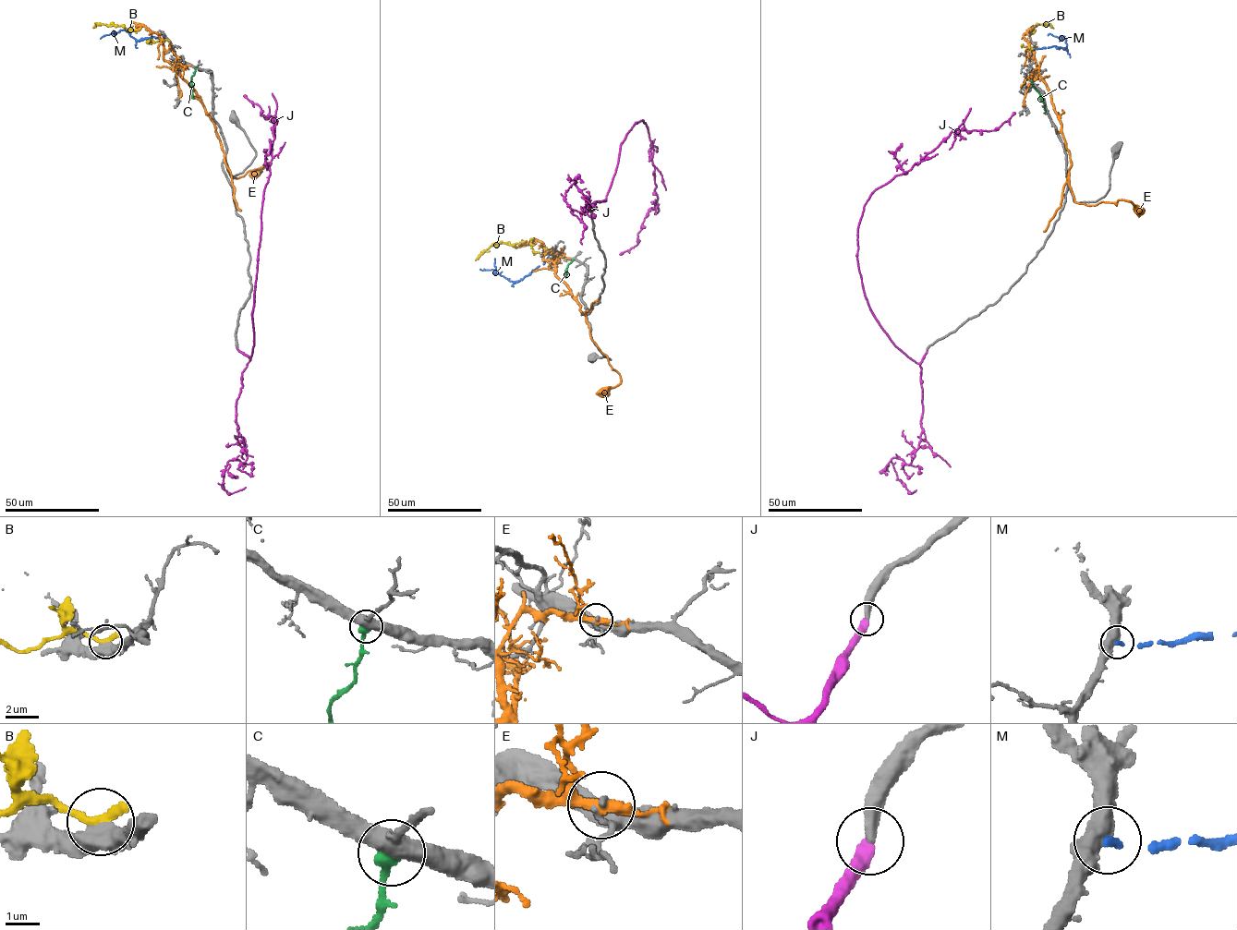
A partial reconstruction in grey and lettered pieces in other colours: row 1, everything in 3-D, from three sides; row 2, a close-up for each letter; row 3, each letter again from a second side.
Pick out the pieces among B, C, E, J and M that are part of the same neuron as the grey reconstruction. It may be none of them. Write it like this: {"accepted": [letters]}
{"accepted": ["J"]}

